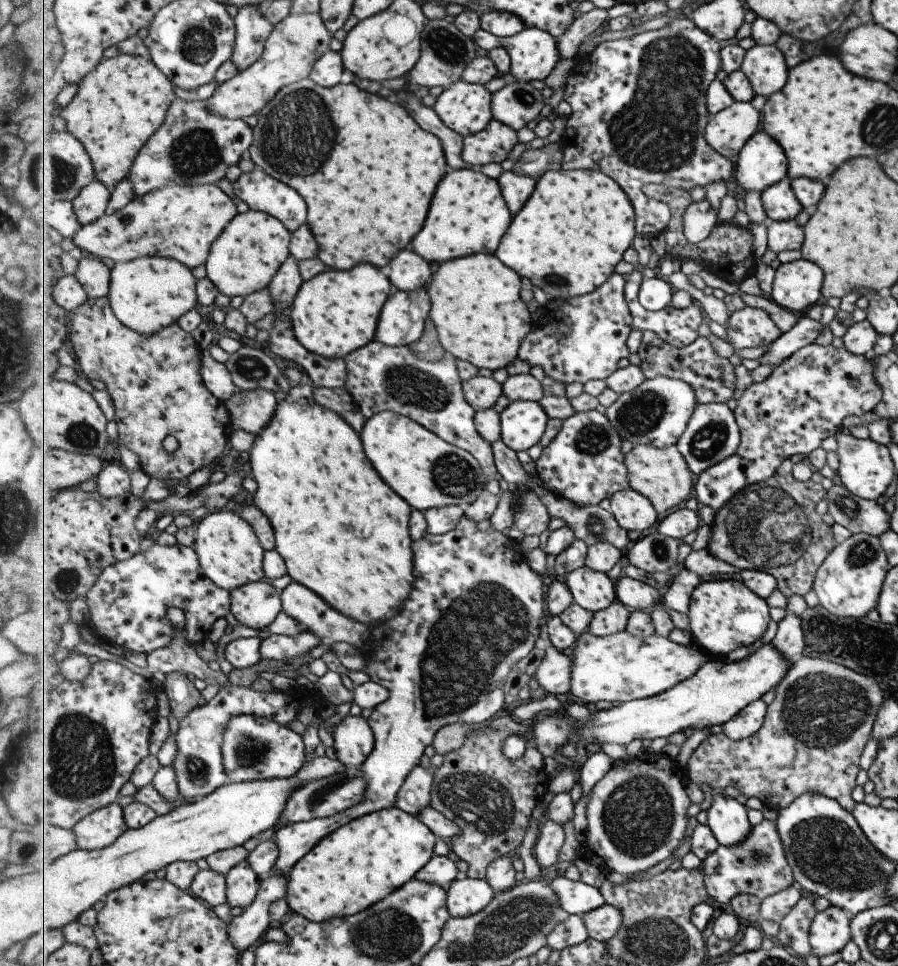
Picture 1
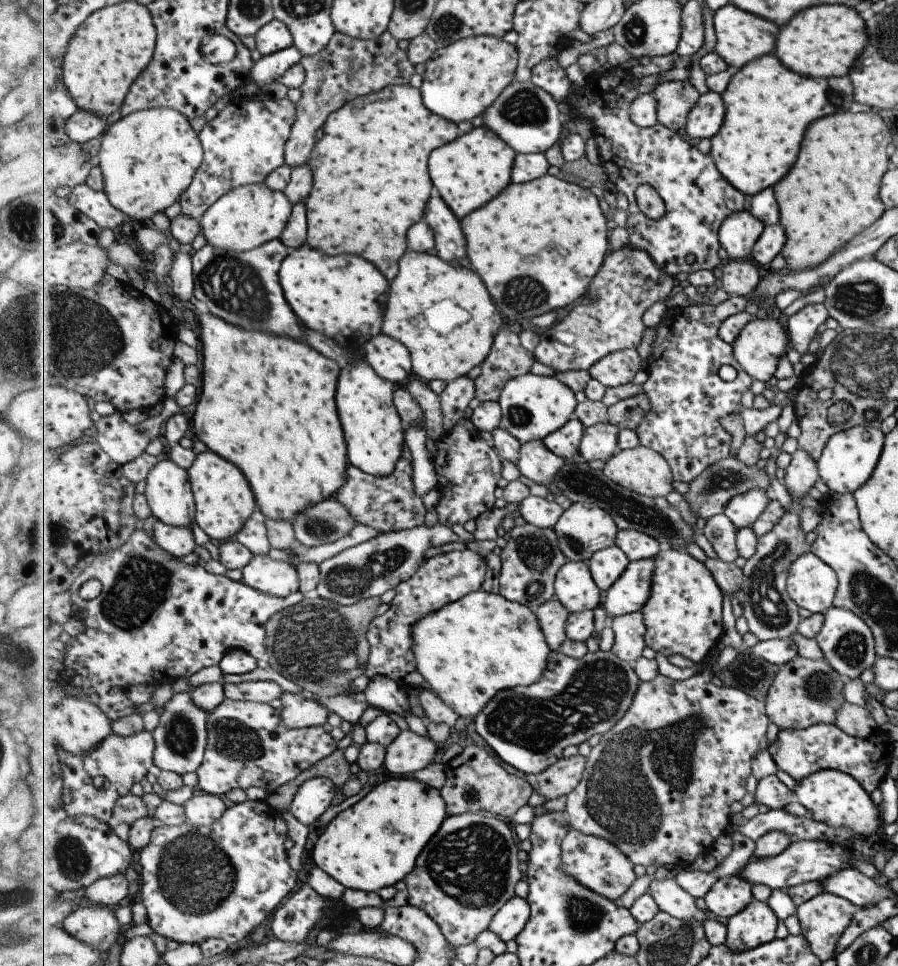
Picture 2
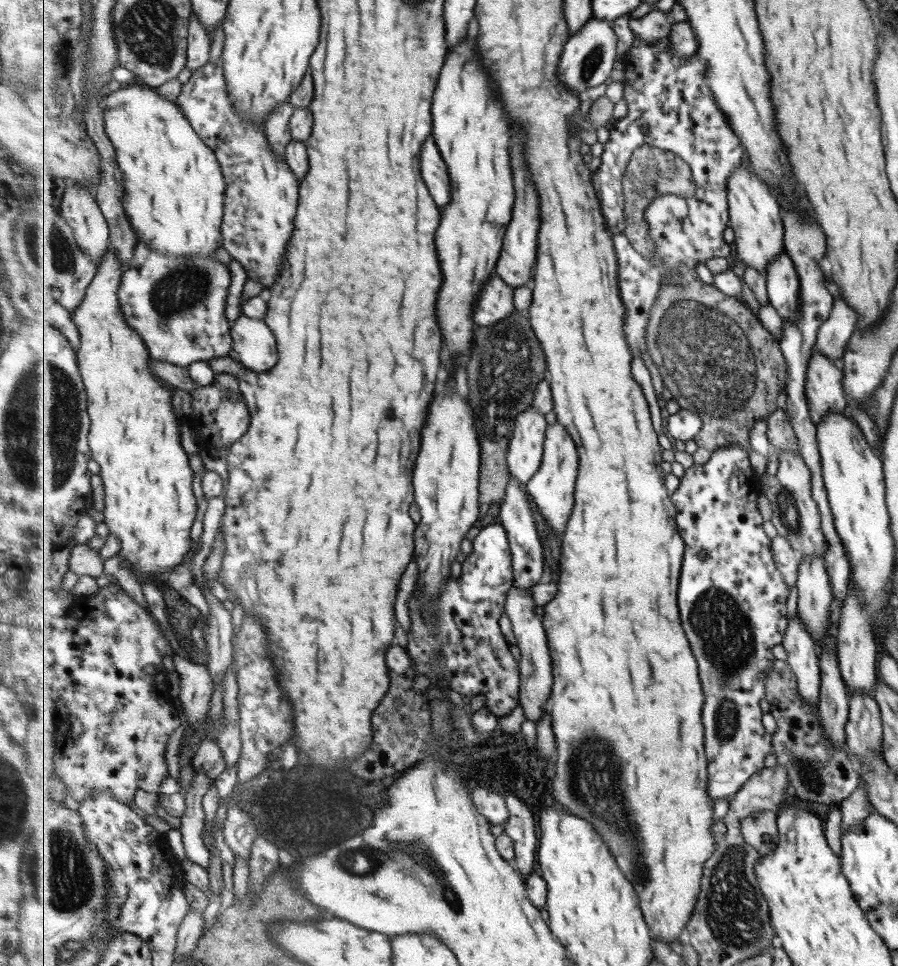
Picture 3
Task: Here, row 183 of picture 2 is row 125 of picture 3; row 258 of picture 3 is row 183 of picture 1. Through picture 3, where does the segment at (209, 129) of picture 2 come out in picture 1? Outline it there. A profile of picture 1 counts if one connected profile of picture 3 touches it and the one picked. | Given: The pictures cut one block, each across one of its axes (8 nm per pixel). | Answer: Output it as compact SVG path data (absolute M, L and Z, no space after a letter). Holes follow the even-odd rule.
M257 168L250 173L242 173L237 182L233 183L235 196L243 200L250 209L265 211L277 217L291 231L295 232L308 222L308 201L301 196L297 189L277 180L274 176Z

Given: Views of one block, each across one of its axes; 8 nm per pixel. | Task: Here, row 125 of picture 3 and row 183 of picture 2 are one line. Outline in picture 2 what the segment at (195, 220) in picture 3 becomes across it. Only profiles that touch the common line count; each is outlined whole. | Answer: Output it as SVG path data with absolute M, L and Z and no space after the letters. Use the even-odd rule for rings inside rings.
M154 108L149 110L140 110L135 112L135 114L130 114L129 116L121 116L118 121L113 123L104 134L102 138L102 143L100 146L98 158L100 159L100 167L103 170L104 182L105 182L105 192L108 193L109 200L112 201L115 208L121 209L127 217L137 220L142 224L149 224L151 217L158 212L164 212L164 210L171 206L174 202L180 202L183 198L185 192L192 187L193 179L196 178L197 171L200 170L201 164L204 163L204 145L200 139L200 133L195 132L195 128L191 126L189 122L189 117L173 110L172 108Z

